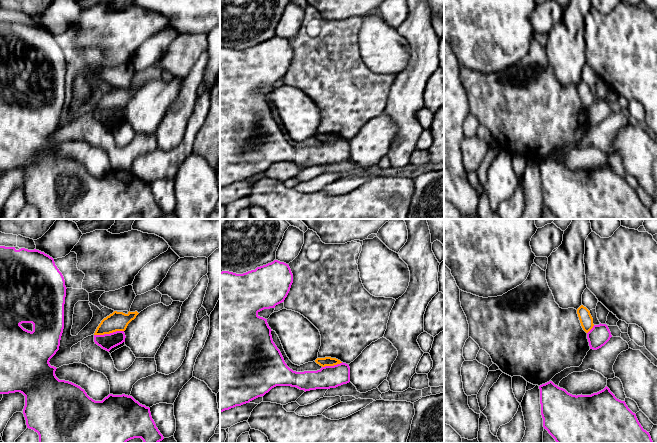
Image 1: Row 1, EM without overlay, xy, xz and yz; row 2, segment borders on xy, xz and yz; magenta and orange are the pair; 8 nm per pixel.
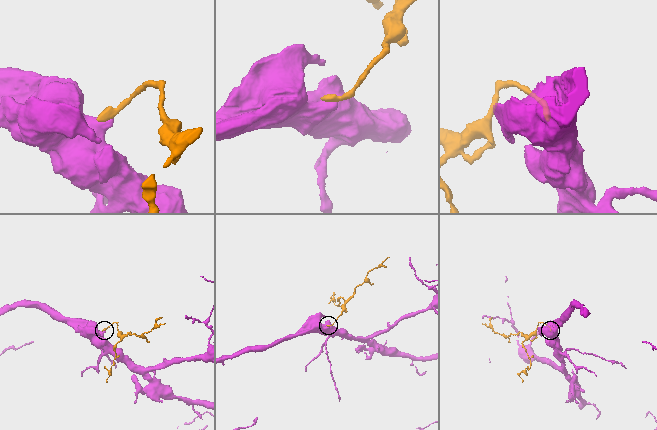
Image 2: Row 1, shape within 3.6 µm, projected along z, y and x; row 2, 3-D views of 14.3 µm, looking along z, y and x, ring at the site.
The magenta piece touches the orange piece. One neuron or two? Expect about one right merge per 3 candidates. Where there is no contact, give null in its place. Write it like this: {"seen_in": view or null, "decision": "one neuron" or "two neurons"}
{"seen_in": "xy", "decision": "two neurons"}

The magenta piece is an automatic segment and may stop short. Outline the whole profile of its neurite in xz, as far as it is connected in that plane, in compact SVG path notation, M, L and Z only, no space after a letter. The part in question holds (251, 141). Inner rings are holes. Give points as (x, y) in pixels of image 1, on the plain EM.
M278 36L243 50L220 48L220 188L263 173L276 162L291 162L306 168L350 158L350 143L343 138L304 148L293 147L285 139L273 118L267 95L258 89L284 78L292 59L289 41Z

